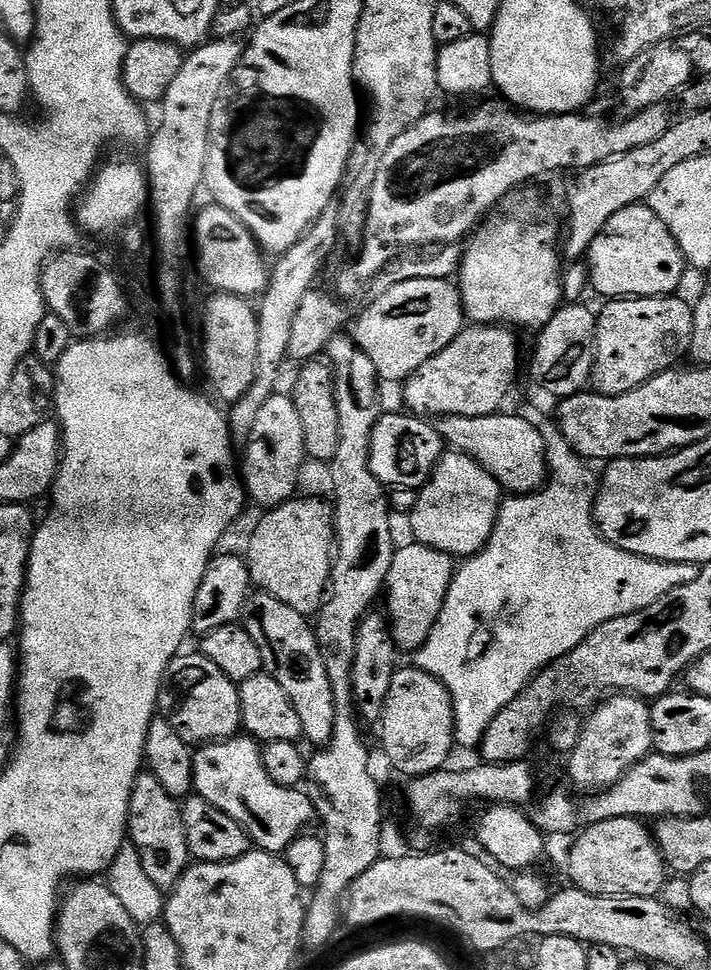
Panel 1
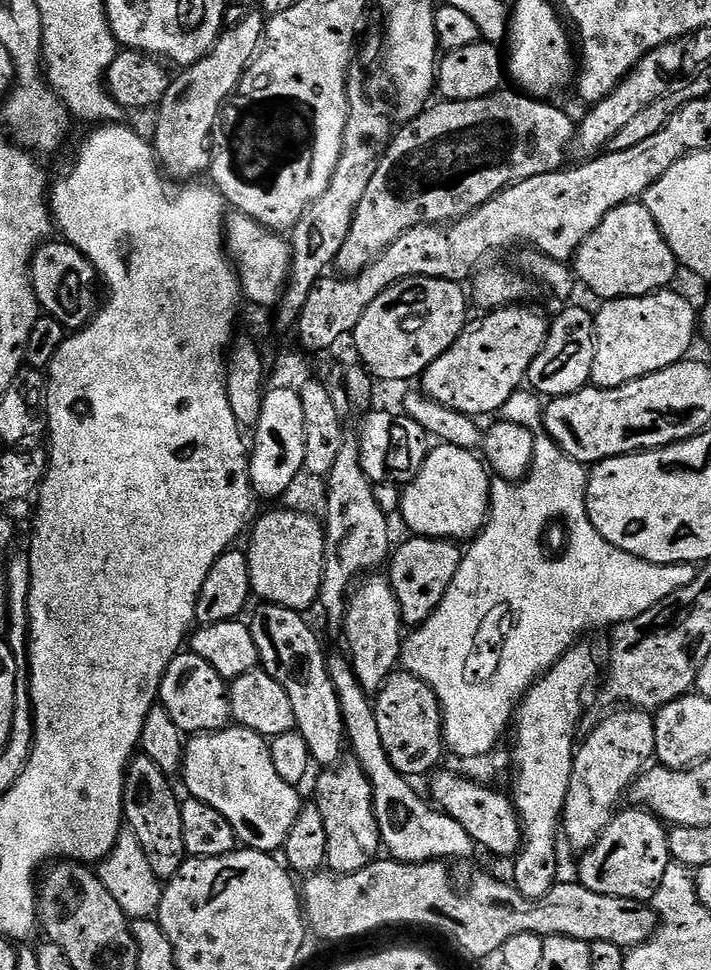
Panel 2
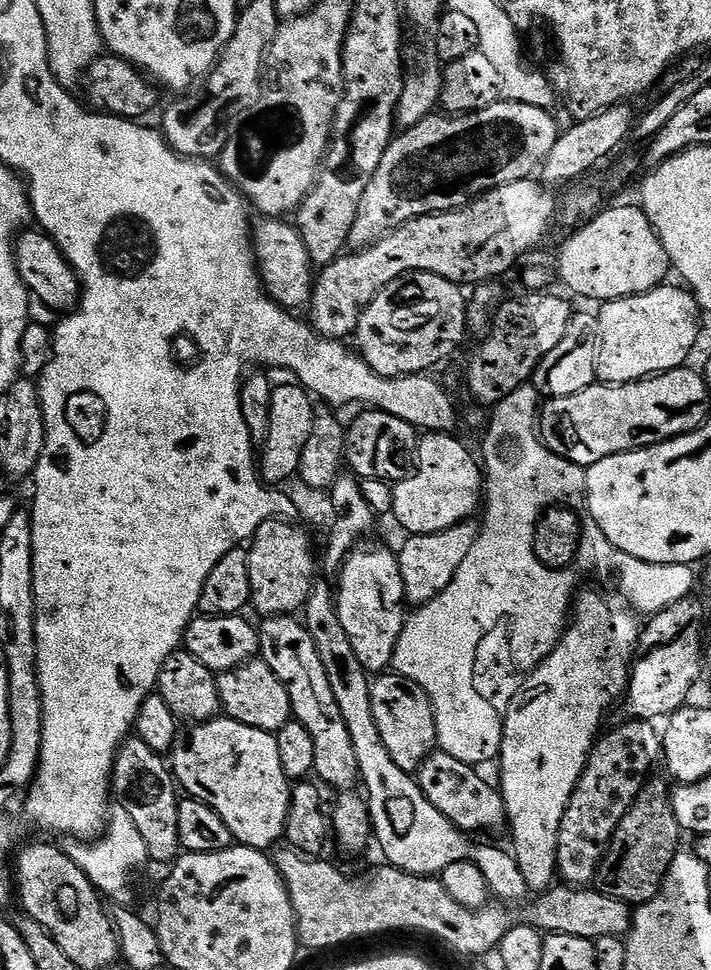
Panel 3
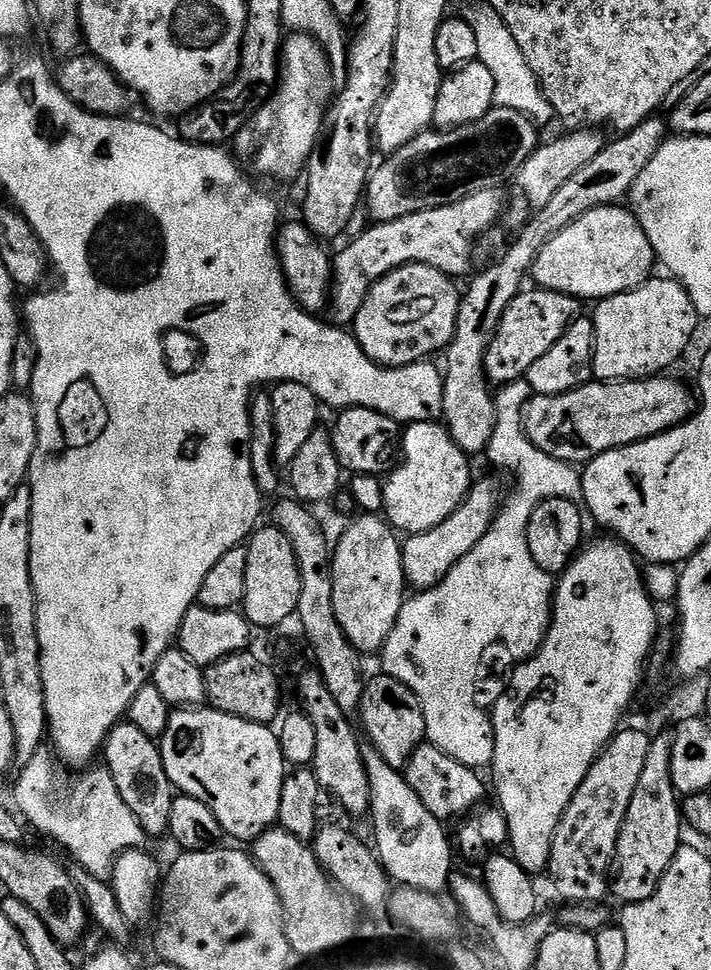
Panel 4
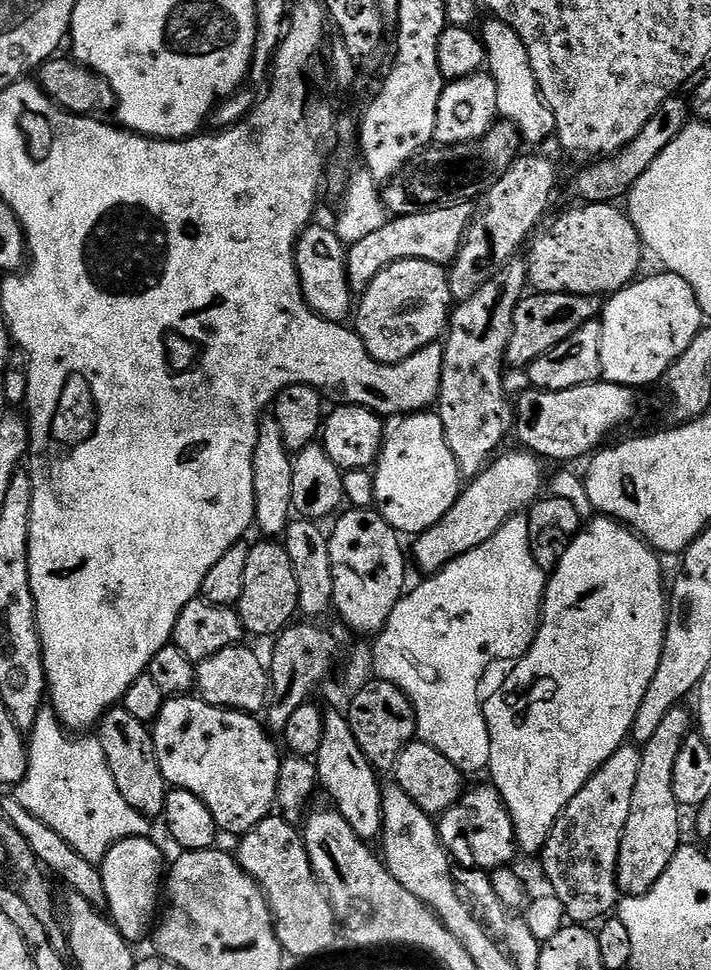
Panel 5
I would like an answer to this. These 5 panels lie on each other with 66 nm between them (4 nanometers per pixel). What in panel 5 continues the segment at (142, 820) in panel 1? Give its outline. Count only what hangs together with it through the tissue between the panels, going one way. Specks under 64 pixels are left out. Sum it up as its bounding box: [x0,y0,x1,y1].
[98,706,170,817]

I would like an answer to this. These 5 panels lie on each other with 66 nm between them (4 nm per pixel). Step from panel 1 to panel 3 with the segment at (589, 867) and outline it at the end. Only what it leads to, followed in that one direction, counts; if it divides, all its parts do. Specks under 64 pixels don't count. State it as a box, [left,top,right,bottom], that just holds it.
[595,778,682,906]

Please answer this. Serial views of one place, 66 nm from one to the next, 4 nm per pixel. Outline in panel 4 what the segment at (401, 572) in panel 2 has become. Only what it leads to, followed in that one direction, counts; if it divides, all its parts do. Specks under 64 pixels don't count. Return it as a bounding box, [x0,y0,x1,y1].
[402,479,502,590]

